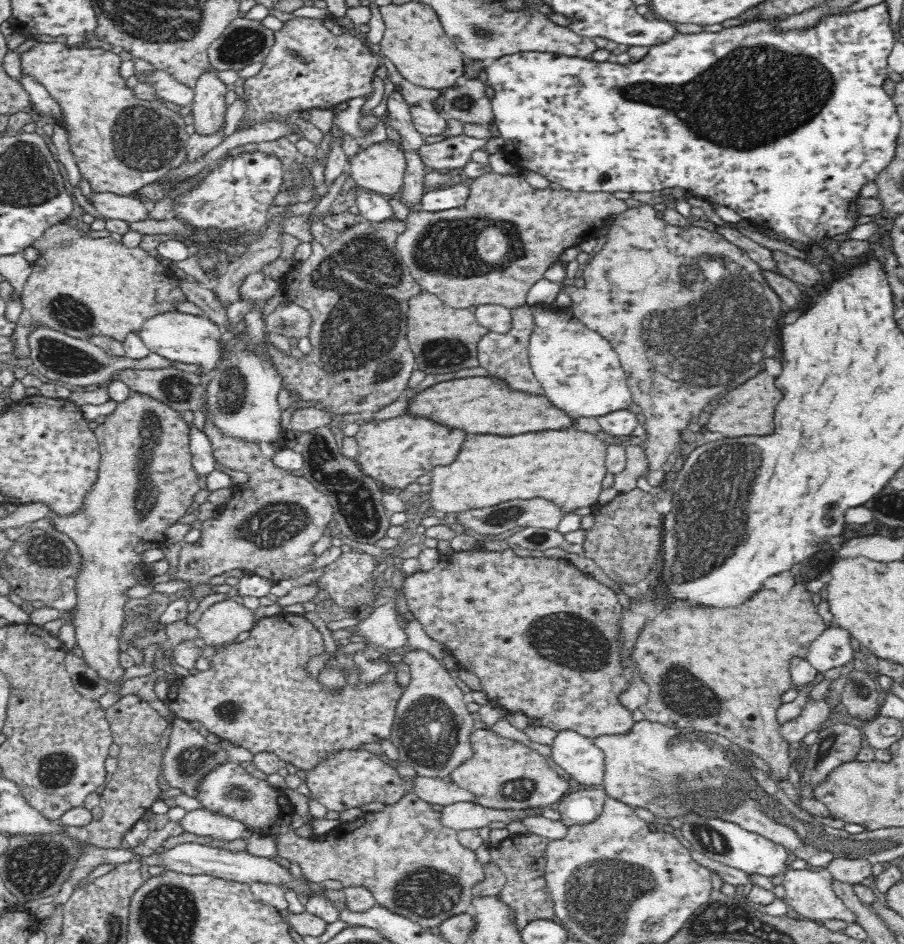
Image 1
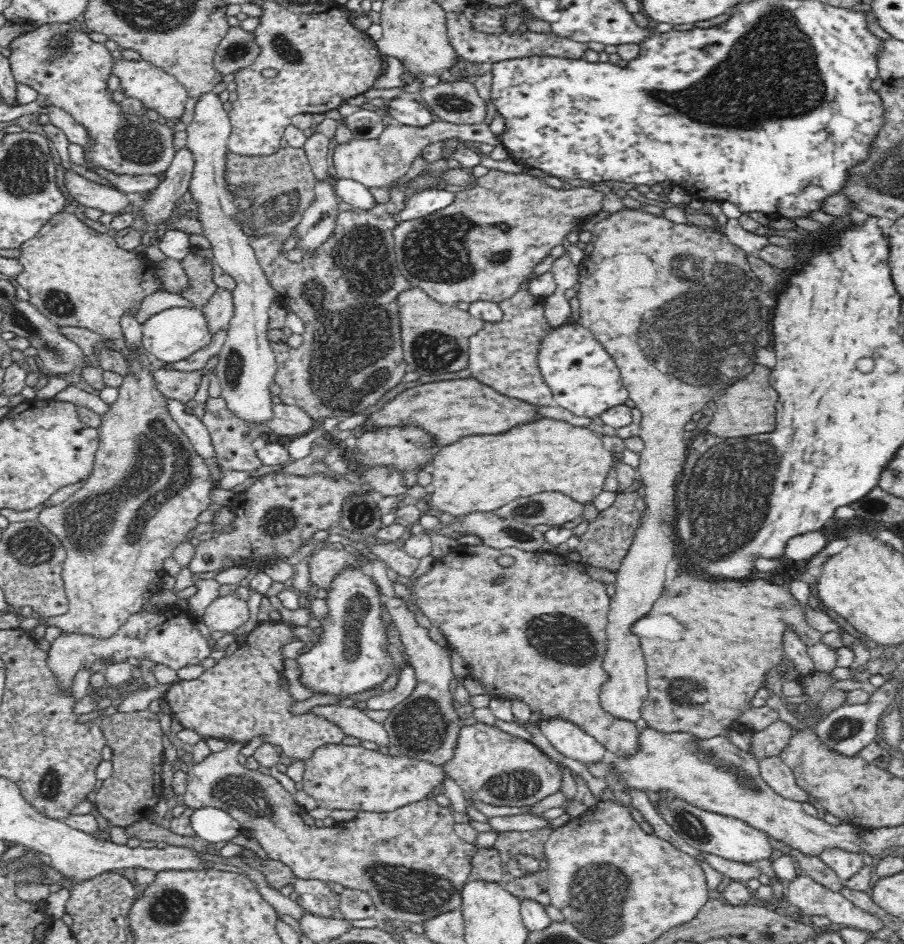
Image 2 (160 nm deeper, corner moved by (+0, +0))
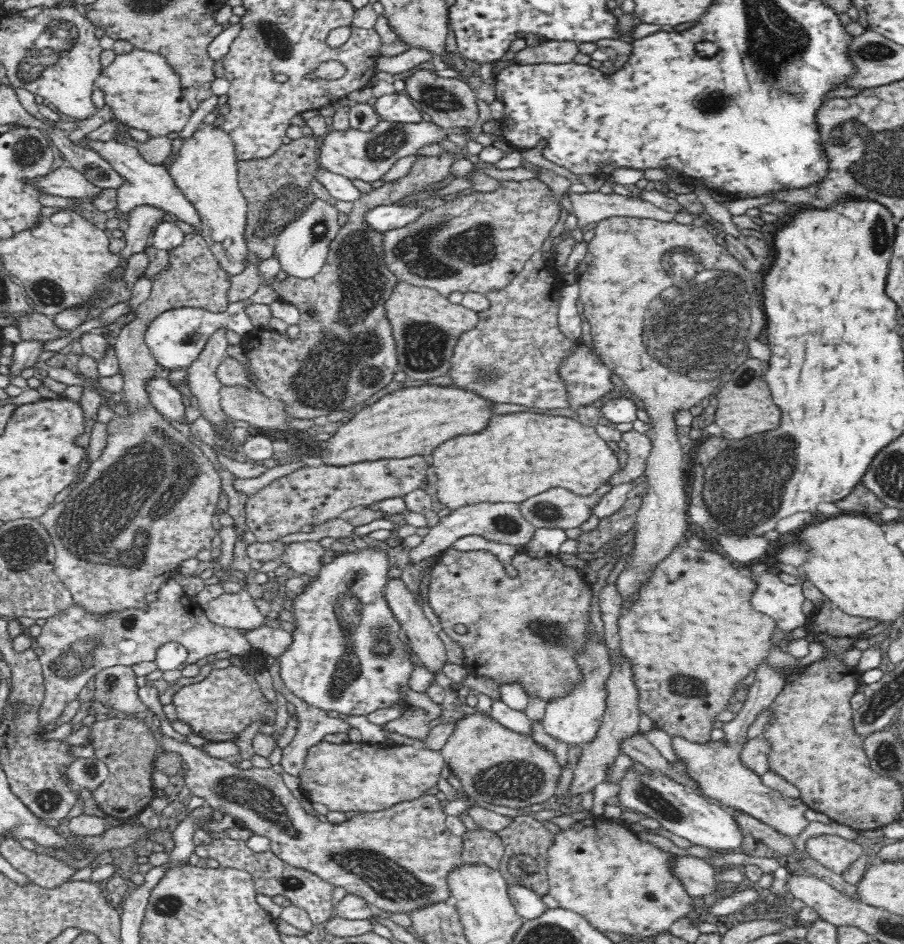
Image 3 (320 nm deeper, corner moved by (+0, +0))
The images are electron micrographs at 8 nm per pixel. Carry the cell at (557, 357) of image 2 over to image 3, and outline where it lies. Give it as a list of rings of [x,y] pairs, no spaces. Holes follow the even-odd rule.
[[[581,341],[573,349],[574,354],[560,368],[560,376],[566,381],[567,396],[575,409],[598,398],[602,400],[614,390],[614,385],[610,381],[611,371],[599,356],[592,354]]]

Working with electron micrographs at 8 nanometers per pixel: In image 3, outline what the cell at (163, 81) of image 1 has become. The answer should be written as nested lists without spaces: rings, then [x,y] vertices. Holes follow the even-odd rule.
[[[134,47],[130,52],[116,54],[94,82],[94,90],[104,93],[106,105],[112,110],[112,118],[120,124],[147,132],[148,138],[166,137],[186,126],[193,110],[183,98],[182,85],[174,67],[157,52]]]

